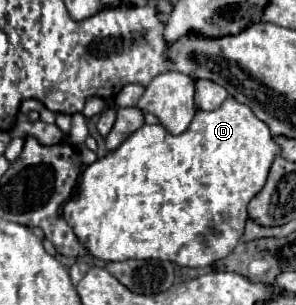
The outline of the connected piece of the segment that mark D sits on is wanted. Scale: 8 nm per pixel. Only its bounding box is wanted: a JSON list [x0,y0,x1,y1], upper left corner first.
[64,97,280,267]

